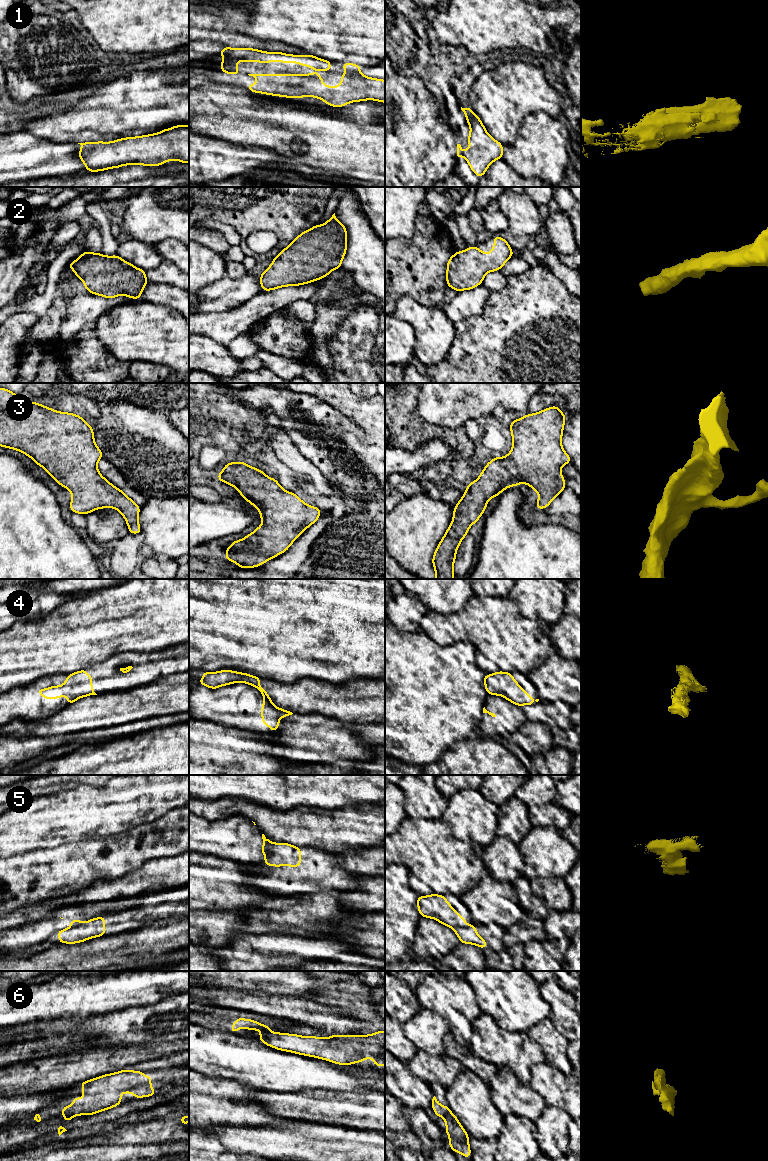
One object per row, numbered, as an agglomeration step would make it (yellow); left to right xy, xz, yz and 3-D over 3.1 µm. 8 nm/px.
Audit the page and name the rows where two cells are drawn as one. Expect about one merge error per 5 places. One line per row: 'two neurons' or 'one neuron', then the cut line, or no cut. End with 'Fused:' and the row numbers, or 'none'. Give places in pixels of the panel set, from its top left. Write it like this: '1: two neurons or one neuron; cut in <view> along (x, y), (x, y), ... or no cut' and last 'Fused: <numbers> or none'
1: one neuron; no cut
2: one neuron; no cut
3: one neuron; no cut
4: two neurons; cut in xz along (263, 695), (270, 701)
5: two neurons; cut in xz along (273, 843), (266, 848), (265, 854)
6: two neurons; cut in xz along (260, 1029), (269, 1031)
Fused: 4, 5, 6

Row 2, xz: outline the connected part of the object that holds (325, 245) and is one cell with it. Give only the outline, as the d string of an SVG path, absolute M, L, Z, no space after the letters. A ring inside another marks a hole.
M334 213L326 223L315 225L302 232L288 247L283 249L260 275L260 285L264 291L270 291L286 286L304 285L322 279L332 270L341 268L346 250L346 227L339 222Z

